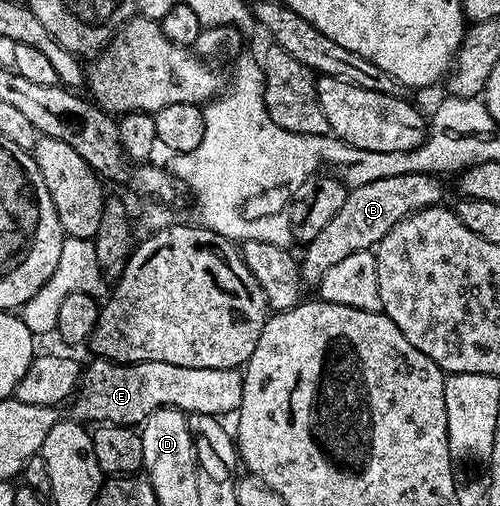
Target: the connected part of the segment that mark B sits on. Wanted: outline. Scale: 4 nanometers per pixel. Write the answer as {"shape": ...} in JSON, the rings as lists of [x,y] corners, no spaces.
{"shape":[[[413,173],[412,175],[392,175],[392,179],[376,179],[376,183],[364,183],[364,187],[349,190],[344,199],[344,207],[328,219],[328,227],[316,235],[305,246],[306,254],[300,257],[303,282],[316,287],[324,279],[328,267],[336,267],[340,259],[356,255],[356,251],[373,250],[410,213],[439,204],[442,185],[433,173]]]}

